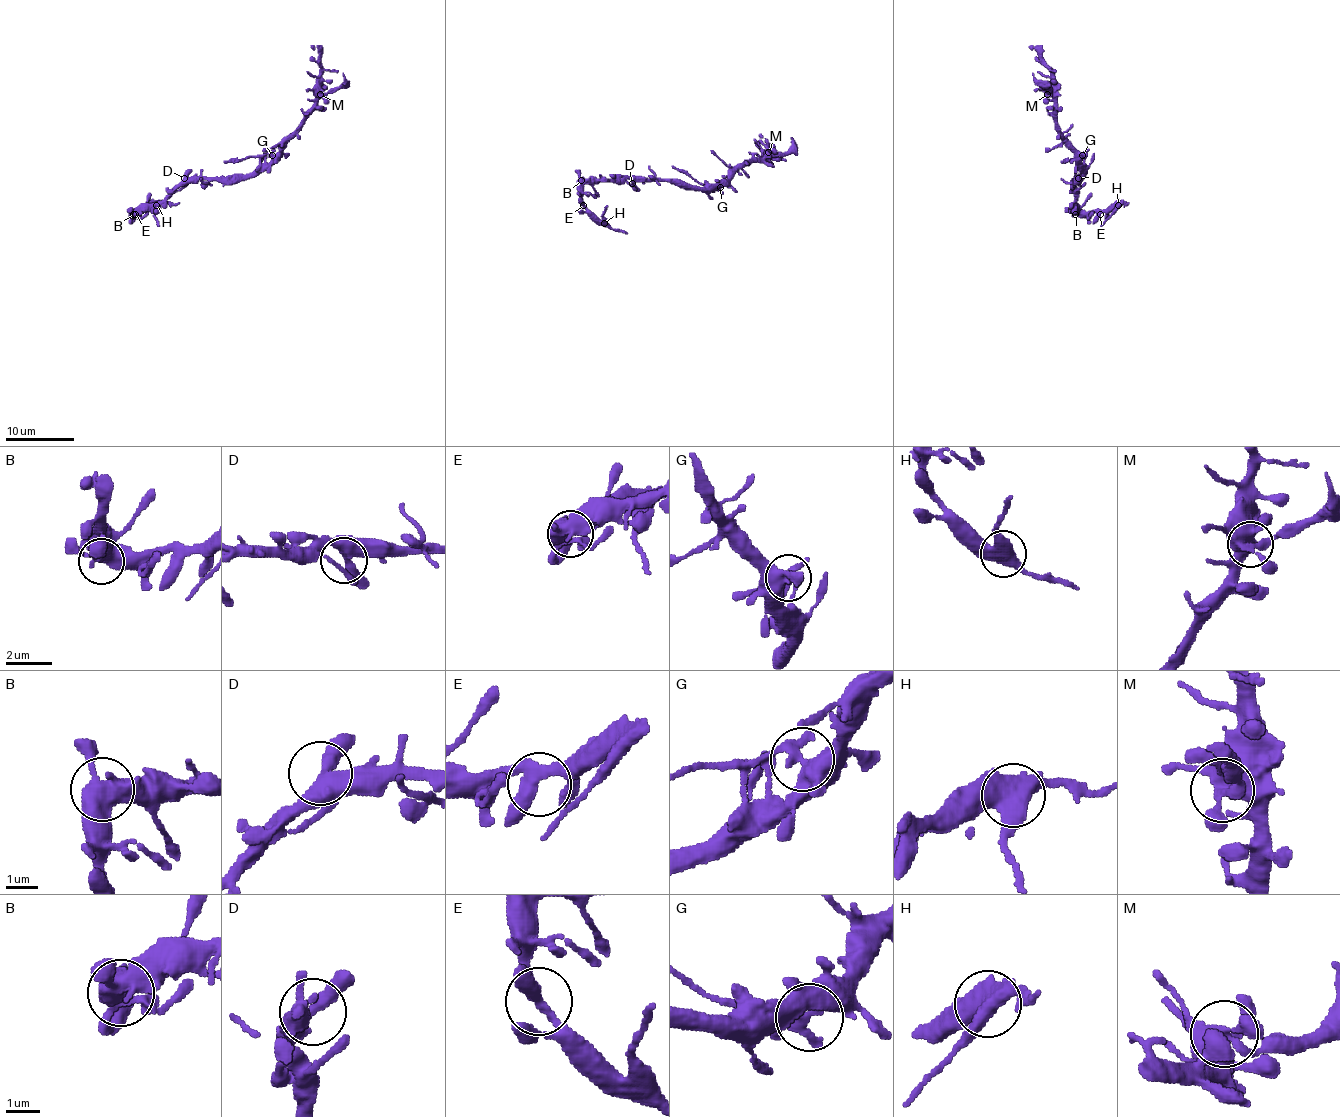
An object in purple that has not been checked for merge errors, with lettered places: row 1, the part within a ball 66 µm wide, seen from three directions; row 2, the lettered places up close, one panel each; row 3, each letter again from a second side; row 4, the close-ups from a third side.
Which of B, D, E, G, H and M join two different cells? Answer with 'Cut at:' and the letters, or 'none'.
Cut at: G, H, M

